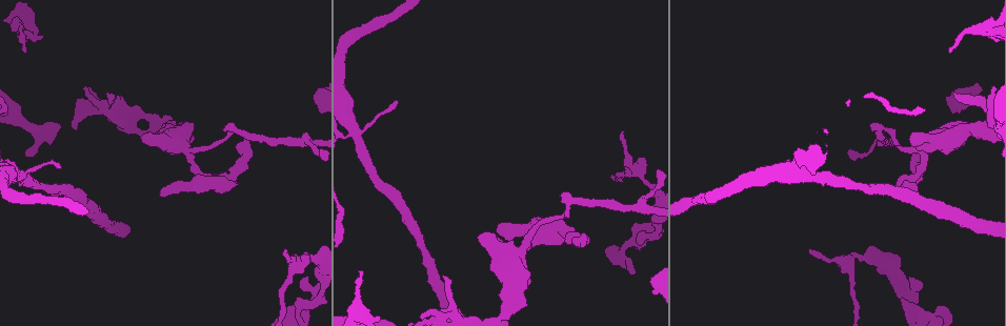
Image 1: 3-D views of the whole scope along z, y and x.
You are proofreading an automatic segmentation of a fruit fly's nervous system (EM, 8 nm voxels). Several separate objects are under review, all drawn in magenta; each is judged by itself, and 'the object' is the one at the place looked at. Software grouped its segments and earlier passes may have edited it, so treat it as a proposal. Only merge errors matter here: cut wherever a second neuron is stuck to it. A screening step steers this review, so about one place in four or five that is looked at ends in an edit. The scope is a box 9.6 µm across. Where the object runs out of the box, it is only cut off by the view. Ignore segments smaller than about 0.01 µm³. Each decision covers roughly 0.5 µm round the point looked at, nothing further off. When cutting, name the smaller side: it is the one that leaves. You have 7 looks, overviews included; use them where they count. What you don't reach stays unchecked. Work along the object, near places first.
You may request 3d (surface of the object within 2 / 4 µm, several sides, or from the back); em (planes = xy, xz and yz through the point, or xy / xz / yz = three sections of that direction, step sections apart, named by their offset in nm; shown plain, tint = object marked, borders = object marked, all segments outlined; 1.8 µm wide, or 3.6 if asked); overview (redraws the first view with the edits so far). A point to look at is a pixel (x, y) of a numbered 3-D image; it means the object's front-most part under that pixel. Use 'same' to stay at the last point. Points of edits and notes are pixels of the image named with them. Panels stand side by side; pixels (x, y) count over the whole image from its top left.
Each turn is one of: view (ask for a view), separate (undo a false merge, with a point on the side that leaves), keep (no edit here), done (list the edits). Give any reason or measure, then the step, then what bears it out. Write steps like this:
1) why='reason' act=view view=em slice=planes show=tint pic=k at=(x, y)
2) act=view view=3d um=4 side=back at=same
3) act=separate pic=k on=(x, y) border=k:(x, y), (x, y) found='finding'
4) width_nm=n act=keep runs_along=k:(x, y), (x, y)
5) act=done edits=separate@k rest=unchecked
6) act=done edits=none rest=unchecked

why='arms part here' act=view view=em slice=planes show=plain pic=1 at=(355, 128)

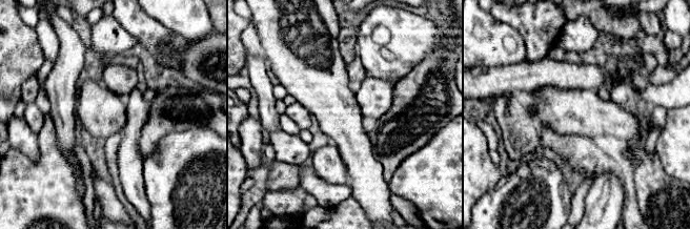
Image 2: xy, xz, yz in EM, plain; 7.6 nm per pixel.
act=view view=em slice=planes show=tint at=same

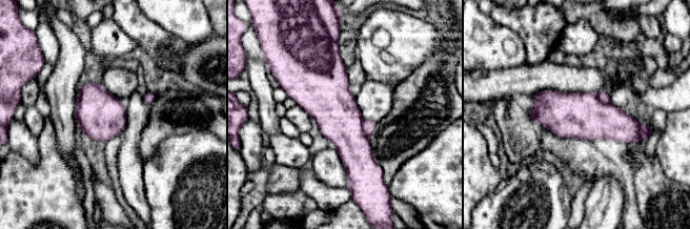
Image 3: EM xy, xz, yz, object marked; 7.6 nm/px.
act=separate pic=3 on=(368, 126) border=3:(362, 120), (362, 130), (366, 137) found='two neurons meet here'

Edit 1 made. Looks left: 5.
why='redraw' act=view view=overview

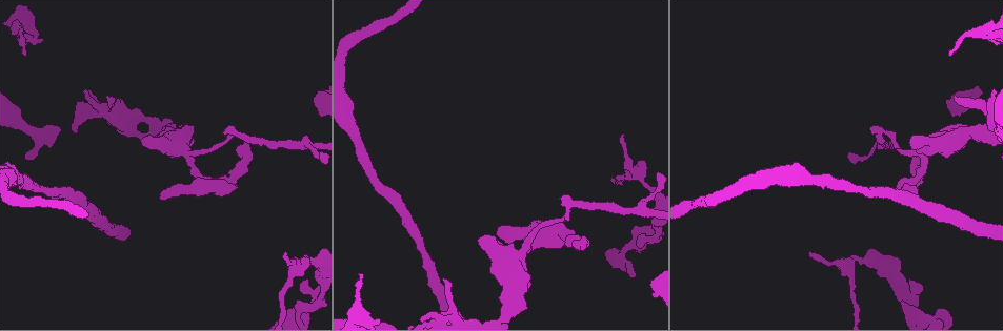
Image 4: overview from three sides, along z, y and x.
why='abrupt turn' act=view view=3d um=2 pic=4 at=(570, 207)

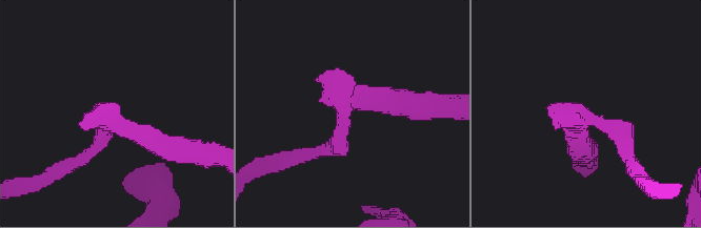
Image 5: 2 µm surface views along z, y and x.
why='need the tissue' act=view view=em slice=planes show=tint pic=5 at=(109, 120)

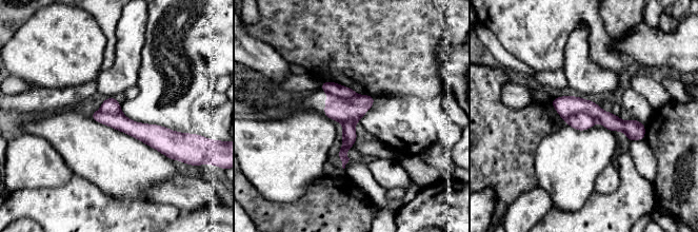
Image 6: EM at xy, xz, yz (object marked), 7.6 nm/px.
act=separate pic=6 on=(580, 121) found='two neurons meet here'

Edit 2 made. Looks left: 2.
act=done edits=separate@3,separate@6 rest=unchecked

